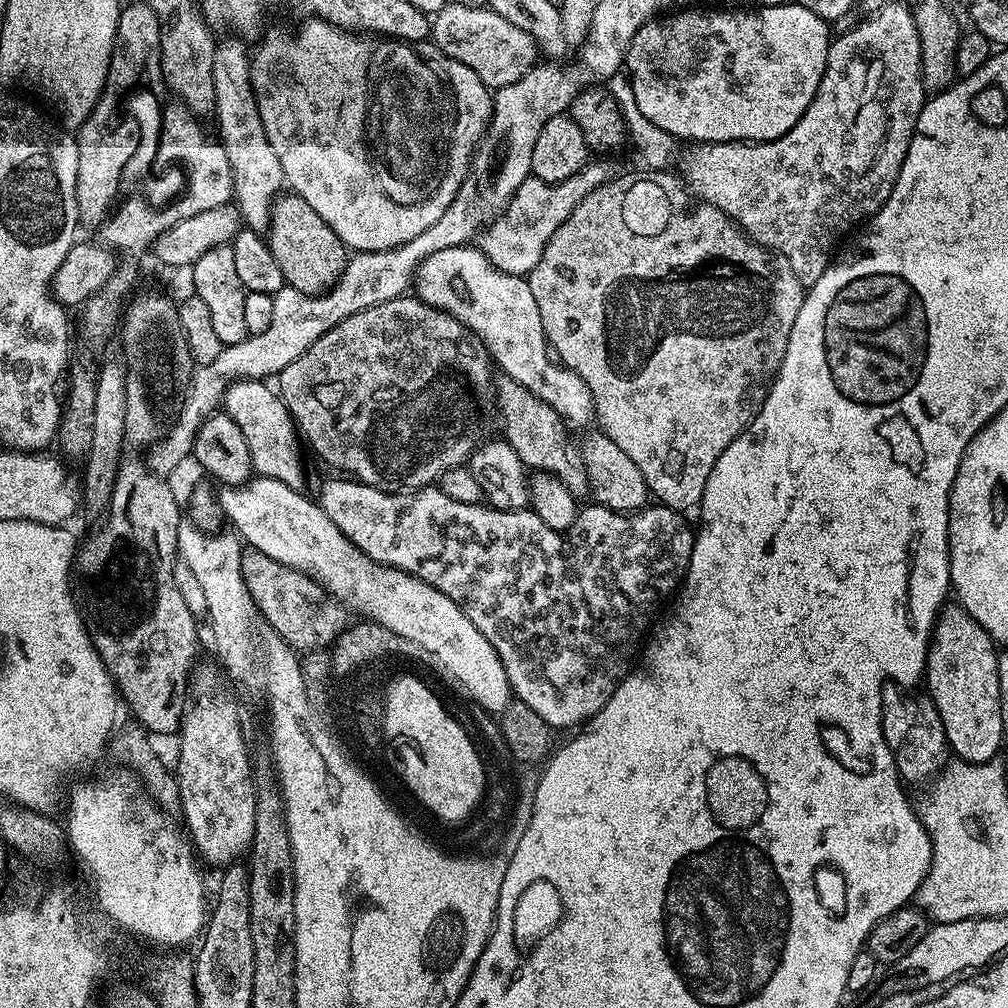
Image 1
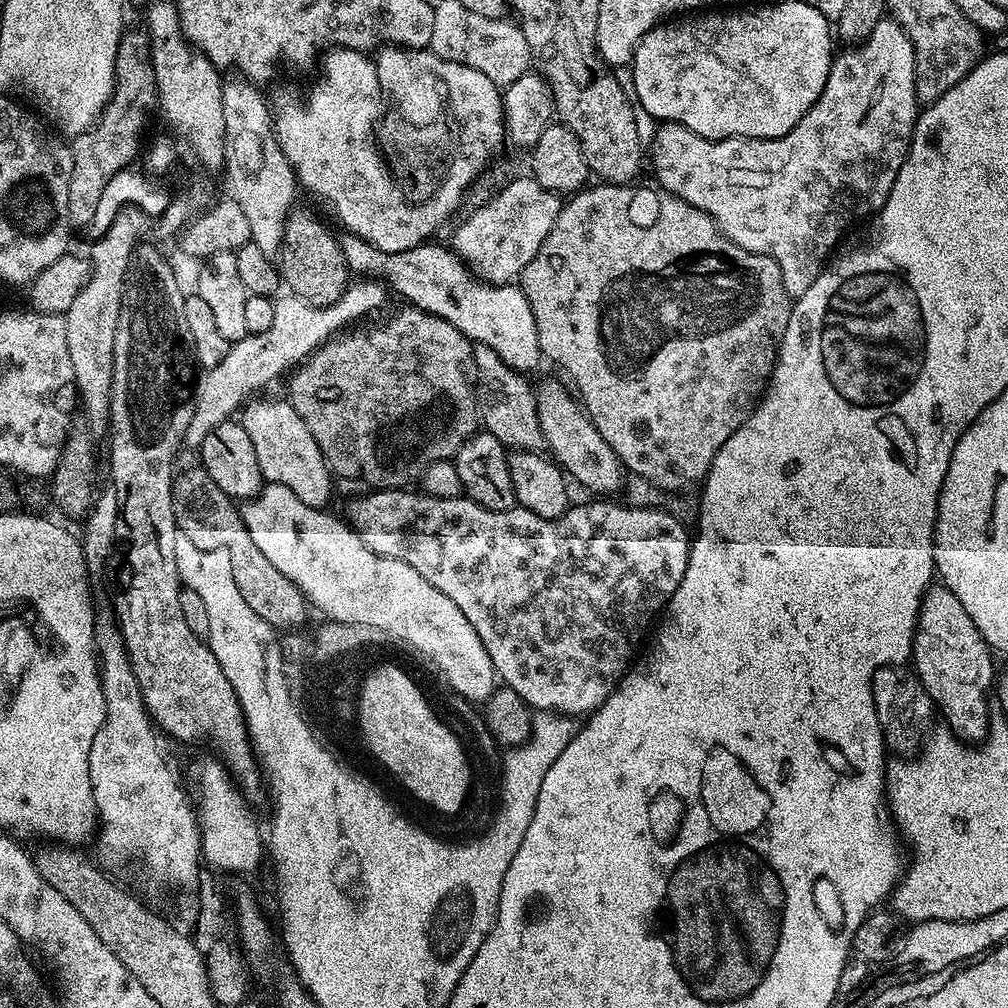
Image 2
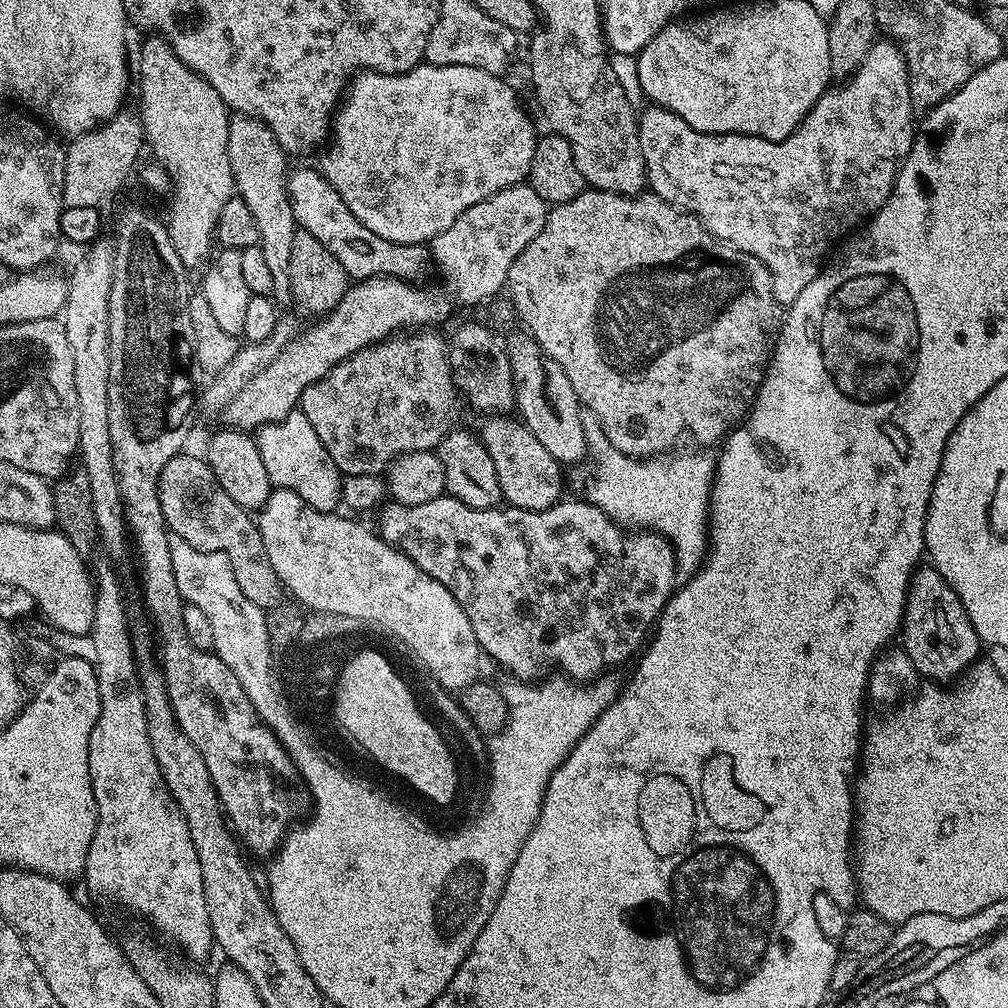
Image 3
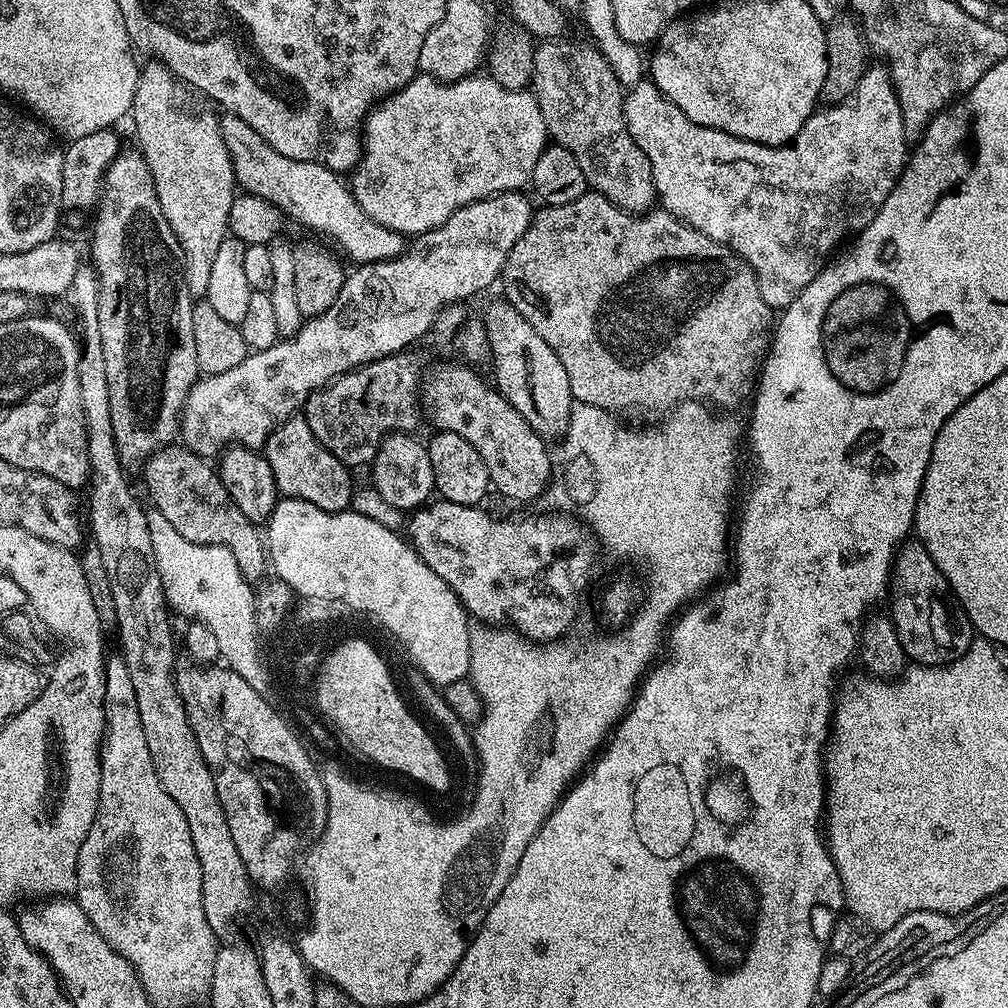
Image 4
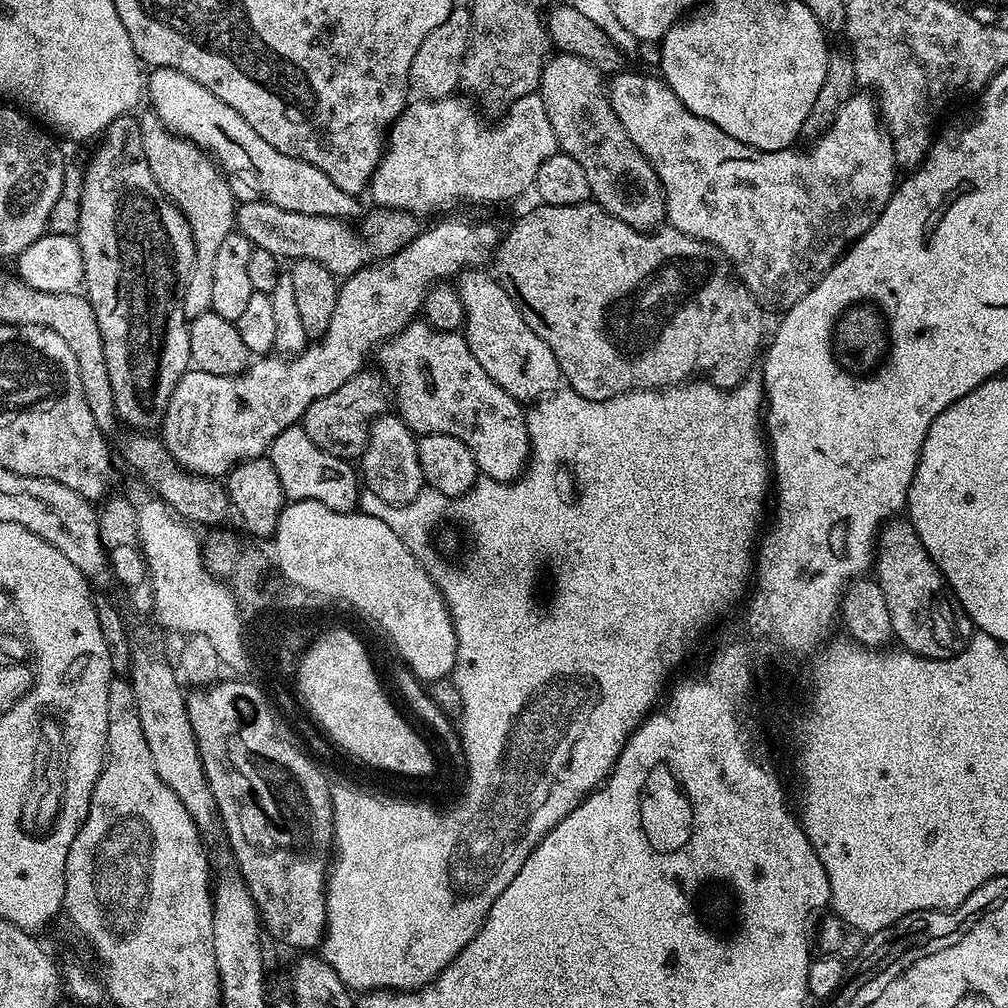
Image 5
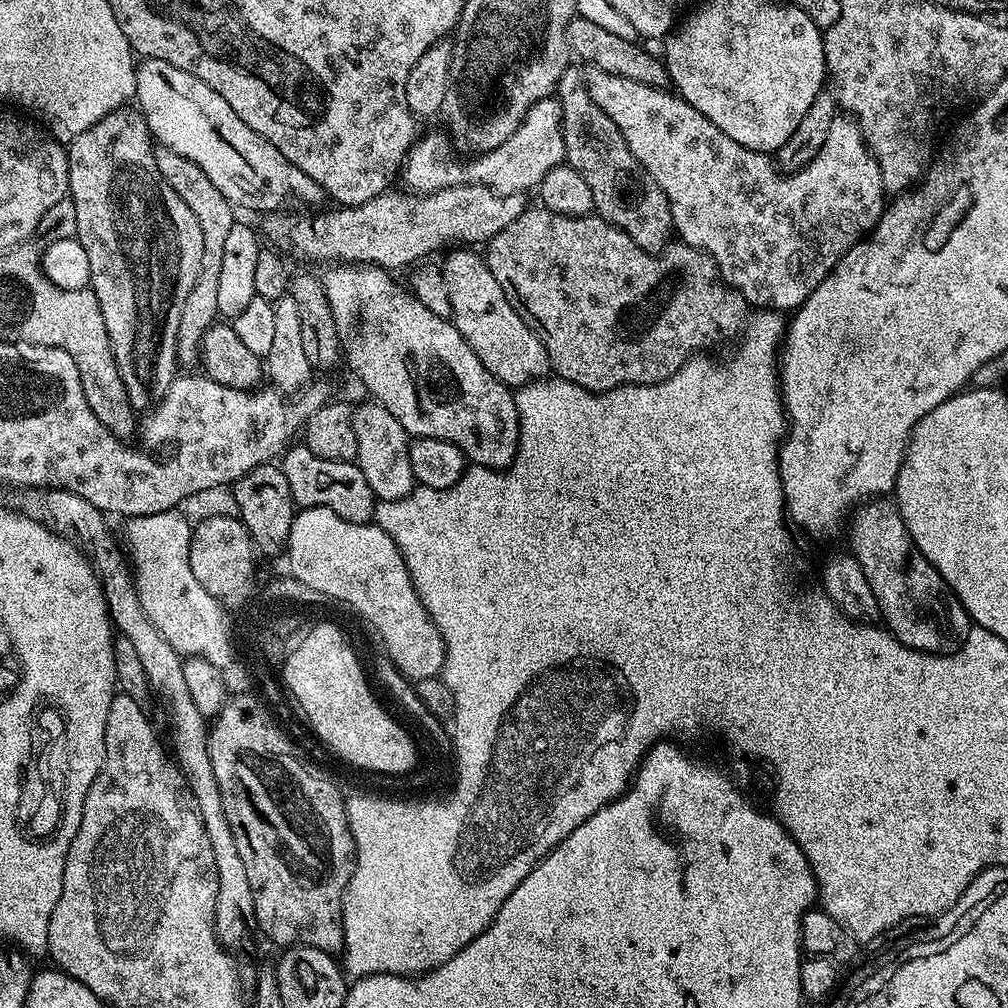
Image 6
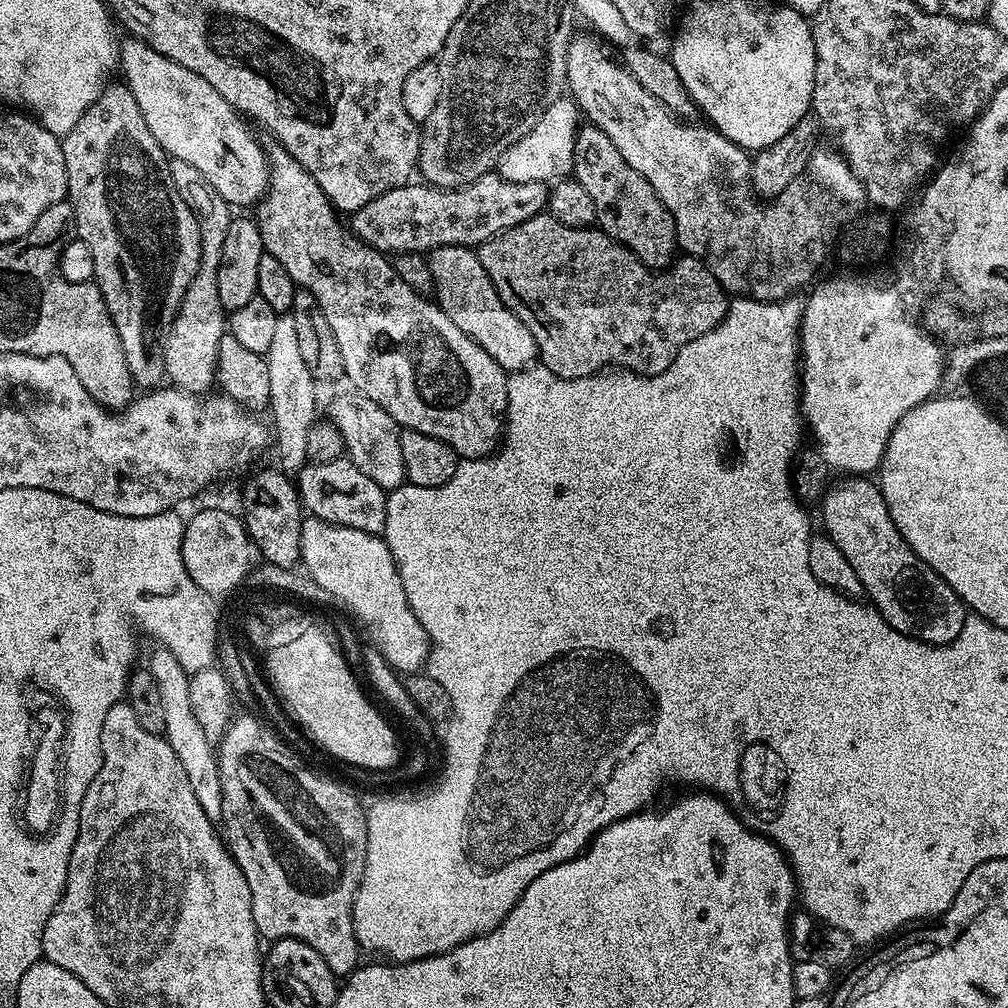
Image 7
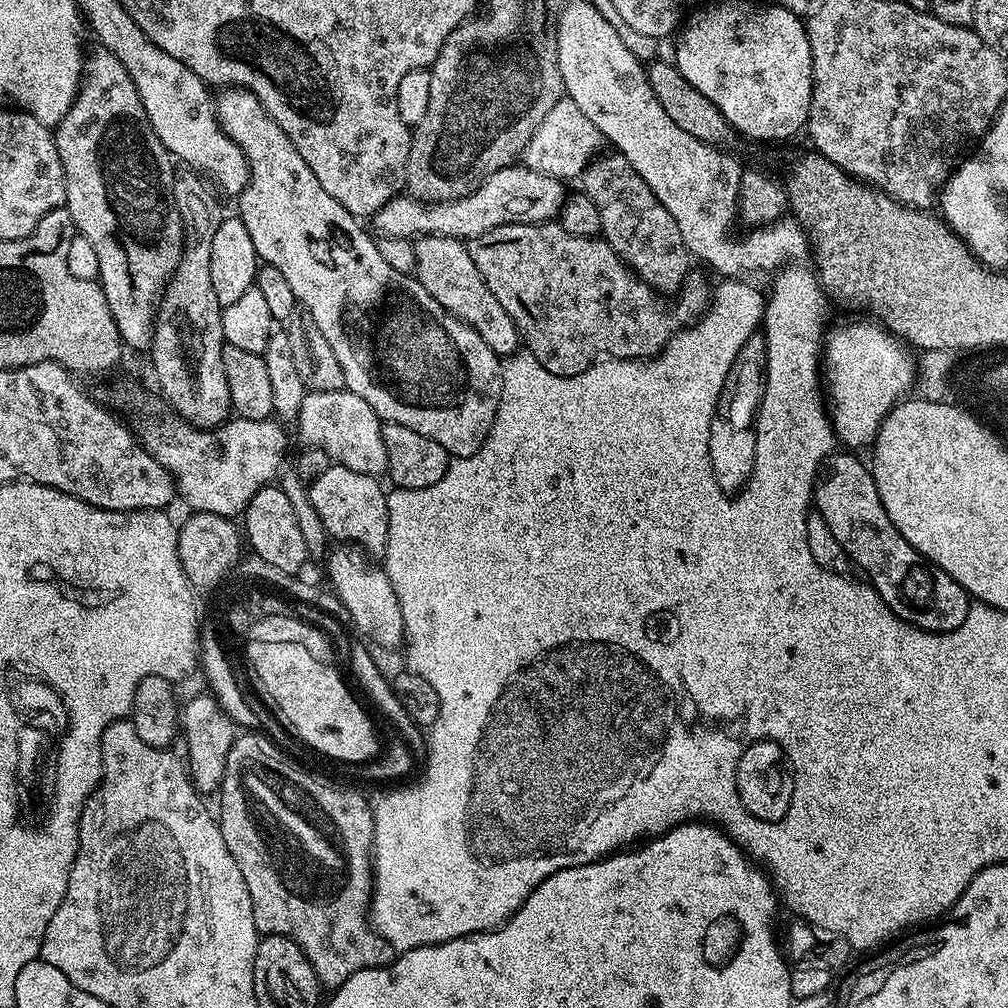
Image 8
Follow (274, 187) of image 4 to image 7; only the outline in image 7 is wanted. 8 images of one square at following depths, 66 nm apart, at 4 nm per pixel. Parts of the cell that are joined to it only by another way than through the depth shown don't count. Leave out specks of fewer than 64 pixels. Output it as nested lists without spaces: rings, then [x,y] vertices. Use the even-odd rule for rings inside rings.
[[[131,34],[125,35],[118,44],[120,50],[120,59],[118,61],[119,71],[124,71],[122,76],[123,83],[127,84],[128,89],[134,94],[134,102],[138,102],[138,110],[142,110],[142,118],[146,118],[146,126],[150,126],[150,134],[154,134],[154,138],[158,138],[158,146],[162,146],[162,150],[167,152],[172,160],[181,160],[187,162],[188,165],[194,166],[194,170],[198,170],[198,174],[202,174],[202,178],[206,178],[206,182],[210,186],[214,186],[214,190],[218,190],[218,194],[229,206],[240,207],[240,210],[249,204],[255,205],[257,201],[263,197],[268,190],[268,157],[265,149],[260,149],[258,141],[252,137],[251,132],[244,126],[245,119],[241,113],[230,106],[230,102],[226,102],[226,98],[222,98],[222,94],[218,94],[218,90],[214,90],[214,86],[210,86],[210,82],[206,82],[206,78],[198,78],[198,74],[194,74],[194,70],[186,70],[186,66],[178,66],[178,62],[174,62],[170,58],[166,58],[166,54],[158,54],[158,50],[154,50],[145,40],[139,40],[137,36]]]

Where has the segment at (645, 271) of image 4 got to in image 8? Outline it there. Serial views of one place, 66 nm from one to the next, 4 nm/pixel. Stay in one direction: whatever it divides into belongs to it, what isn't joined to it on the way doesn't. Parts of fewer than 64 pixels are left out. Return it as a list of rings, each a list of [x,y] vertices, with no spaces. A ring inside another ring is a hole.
[[[559,222],[498,226],[494,230],[486,230],[482,235],[475,236],[473,240],[467,241],[467,245],[470,250],[470,258],[474,258],[474,266],[478,266],[478,274],[482,274],[486,286],[490,286],[490,294],[494,294],[494,298],[498,298],[498,303],[506,309],[506,314],[510,314],[510,318],[514,318],[514,326],[520,331],[523,347],[530,354],[534,354],[534,358],[538,358],[538,362],[542,362],[542,366],[546,366],[546,370],[550,370],[550,374],[577,376],[585,372],[592,364],[597,363],[601,358],[611,358],[614,360],[651,358],[658,355],[659,352],[668,345],[670,338],[675,336],[680,329],[687,328],[689,324],[699,320],[700,317],[708,311],[710,284],[708,288],[707,278],[704,277],[702,273],[696,272],[697,270],[689,271],[682,287],[675,293],[674,298],[661,299],[656,289],[644,283],[644,281],[625,264],[623,256],[621,256],[616,249],[610,247],[607,240],[603,238],[589,238],[587,236],[575,236],[566,230],[562,230]]]

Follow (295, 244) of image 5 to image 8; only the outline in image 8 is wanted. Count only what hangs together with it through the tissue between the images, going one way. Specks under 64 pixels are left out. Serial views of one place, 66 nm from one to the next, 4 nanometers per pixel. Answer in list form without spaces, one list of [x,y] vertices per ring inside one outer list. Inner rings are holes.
[[[515,163],[490,174],[490,178],[486,178],[482,186],[478,186],[478,190],[466,194],[466,198],[430,204],[426,200],[416,199],[411,194],[396,196],[376,211],[370,224],[381,236],[411,241],[421,236],[453,236],[456,240],[467,242],[498,226],[555,221],[566,199],[564,188],[565,181],[538,174],[538,170],[530,170]]]

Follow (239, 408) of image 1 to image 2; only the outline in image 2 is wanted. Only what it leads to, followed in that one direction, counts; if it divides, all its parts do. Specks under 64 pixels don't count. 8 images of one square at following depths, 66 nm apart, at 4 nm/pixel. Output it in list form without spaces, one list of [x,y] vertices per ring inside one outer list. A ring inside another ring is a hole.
[[[260,398],[249,399],[243,405],[242,413],[244,412],[244,417],[242,417],[242,423],[246,434],[250,434],[250,442],[254,445],[254,454],[258,454],[258,466],[262,470],[265,481],[270,484],[286,486],[286,490],[290,490],[302,502],[306,502],[306,506],[327,509],[329,507],[328,499],[332,496],[334,476],[328,463],[324,461],[322,450],[318,450],[318,442],[314,442],[314,436],[307,429],[306,422],[302,422],[302,418],[298,418],[298,410],[294,410],[294,406],[287,399],[256,399]]]

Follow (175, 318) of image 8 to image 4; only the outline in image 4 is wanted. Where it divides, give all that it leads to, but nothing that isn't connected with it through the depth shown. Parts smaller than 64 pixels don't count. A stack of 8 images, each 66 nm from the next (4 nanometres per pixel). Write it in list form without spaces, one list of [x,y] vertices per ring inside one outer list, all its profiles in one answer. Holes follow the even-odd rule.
[[[149,59],[147,63],[148,65],[140,68],[130,121],[132,120],[133,126],[136,127],[136,140],[140,143],[137,144],[138,150],[144,156],[146,166],[152,175],[162,214],[166,214],[166,222],[170,222],[180,243],[188,294],[193,298],[204,298],[208,295],[214,254],[218,254],[218,246],[222,246],[225,236],[229,235],[230,206],[238,188],[234,166],[226,142],[220,133],[220,120],[208,112],[195,112],[194,109],[188,108],[190,92],[179,78],[159,60]]]

